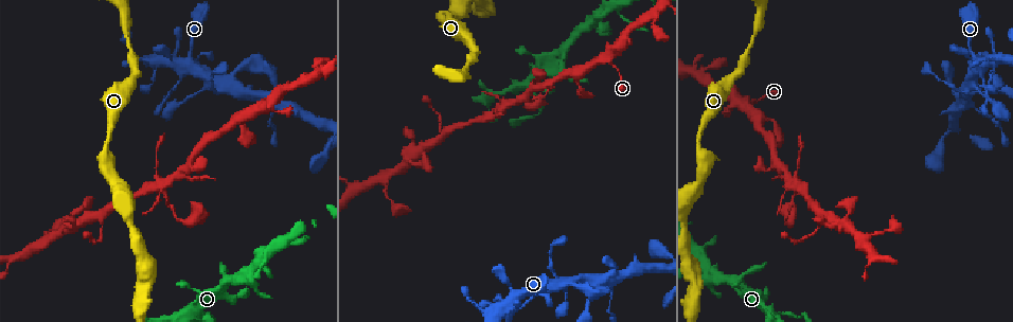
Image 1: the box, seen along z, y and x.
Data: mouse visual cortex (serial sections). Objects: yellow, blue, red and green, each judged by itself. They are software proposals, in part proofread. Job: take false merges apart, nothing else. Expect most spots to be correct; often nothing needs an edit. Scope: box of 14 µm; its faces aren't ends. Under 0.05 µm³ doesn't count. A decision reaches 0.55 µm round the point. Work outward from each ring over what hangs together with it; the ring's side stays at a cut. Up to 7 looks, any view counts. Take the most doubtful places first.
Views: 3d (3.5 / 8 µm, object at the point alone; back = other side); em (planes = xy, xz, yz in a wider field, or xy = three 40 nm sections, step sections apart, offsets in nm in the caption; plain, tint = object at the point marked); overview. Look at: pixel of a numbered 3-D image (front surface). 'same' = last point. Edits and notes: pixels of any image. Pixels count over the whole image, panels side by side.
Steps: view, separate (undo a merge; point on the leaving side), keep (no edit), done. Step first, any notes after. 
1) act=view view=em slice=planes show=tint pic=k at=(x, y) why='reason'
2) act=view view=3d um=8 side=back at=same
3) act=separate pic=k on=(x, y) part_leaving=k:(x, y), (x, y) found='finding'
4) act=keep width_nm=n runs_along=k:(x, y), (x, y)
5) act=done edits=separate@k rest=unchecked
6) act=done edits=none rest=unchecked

act=view view=em slice=xy step=2 show=tint pic=1 at=(188, 61) why='abrupt turn'

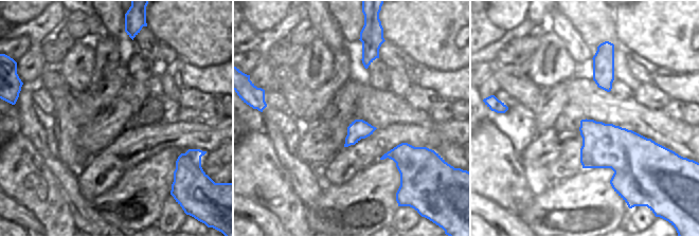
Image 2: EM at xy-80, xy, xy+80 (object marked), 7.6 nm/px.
act=view view=3d um=3.5 at=same why='see where the arms go'

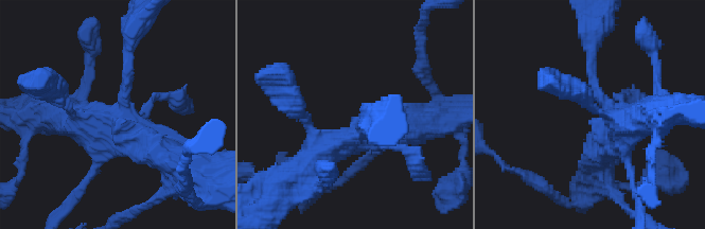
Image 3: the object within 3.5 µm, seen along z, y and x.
act=keep width_nm=150 runs_along=3:(129, 49), (123, 123), (175, 162) found='all the same cell'

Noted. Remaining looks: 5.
act=view view=3d um=3.5 pic=1 at=(603, 279) why='thin arm on a thick one'

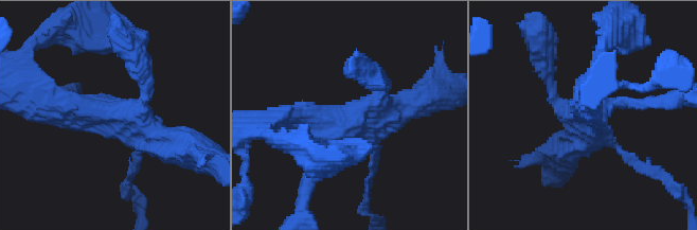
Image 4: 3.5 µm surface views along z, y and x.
act=view view=em slice=xy step=2 show=tint pic=4 at=(356, 119)

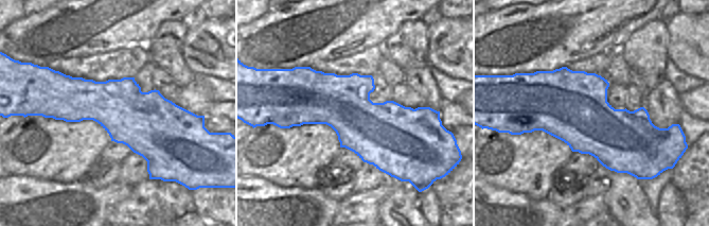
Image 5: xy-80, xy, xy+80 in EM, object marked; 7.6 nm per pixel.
act=view view=em slice=xy step=5 show=tint at=same

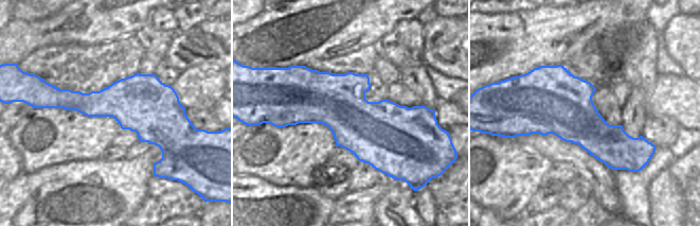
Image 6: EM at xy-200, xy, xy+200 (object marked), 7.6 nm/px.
act=keep runs_along=4:(48, 108), (112, 111), (181, 144) found='one cell here'

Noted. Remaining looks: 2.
act=view view=3d um=3.5 side=back pic=1 at=(277, 247) why='four-way junction'

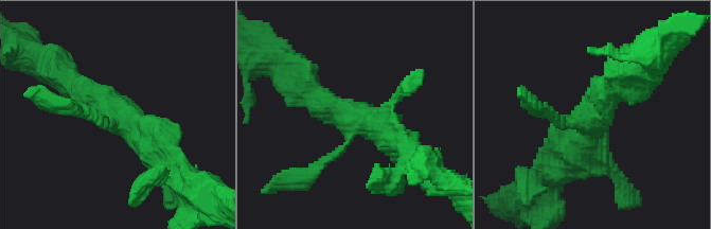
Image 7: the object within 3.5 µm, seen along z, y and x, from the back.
act=view view=em slice=xy step=2 show=tint pic=7 at=(119, 125) arms=4 arm_widths_nm=150,150,400,400

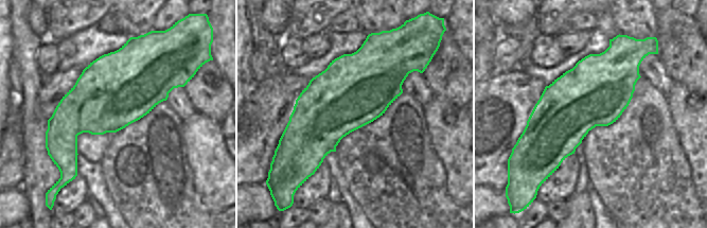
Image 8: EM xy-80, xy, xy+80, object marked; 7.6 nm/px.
act=keep runs_along=7:(169, 169), (129, 123), (71, 81) found='one cell here'

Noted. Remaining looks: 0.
act=done edits=none rest=unchecked

